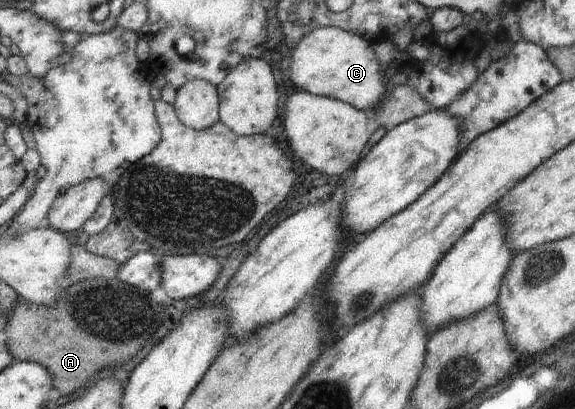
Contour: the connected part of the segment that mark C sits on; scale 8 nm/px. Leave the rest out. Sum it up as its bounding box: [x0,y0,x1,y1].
[287,24,385,111]

